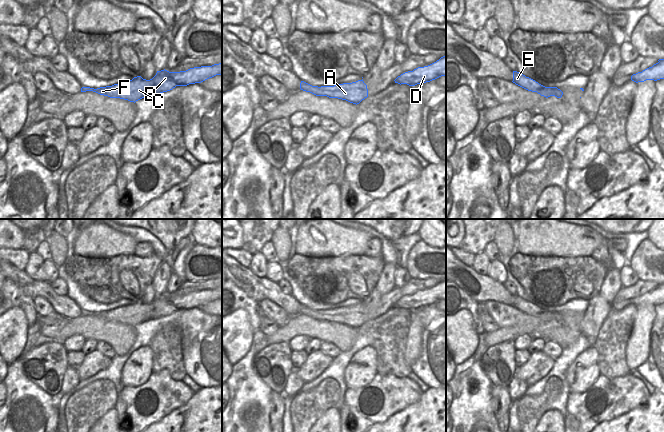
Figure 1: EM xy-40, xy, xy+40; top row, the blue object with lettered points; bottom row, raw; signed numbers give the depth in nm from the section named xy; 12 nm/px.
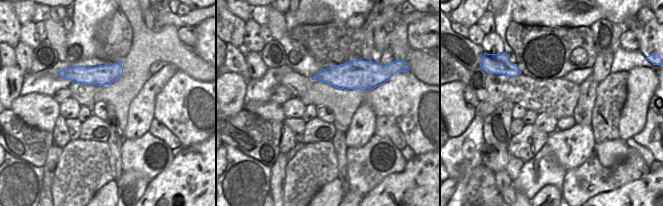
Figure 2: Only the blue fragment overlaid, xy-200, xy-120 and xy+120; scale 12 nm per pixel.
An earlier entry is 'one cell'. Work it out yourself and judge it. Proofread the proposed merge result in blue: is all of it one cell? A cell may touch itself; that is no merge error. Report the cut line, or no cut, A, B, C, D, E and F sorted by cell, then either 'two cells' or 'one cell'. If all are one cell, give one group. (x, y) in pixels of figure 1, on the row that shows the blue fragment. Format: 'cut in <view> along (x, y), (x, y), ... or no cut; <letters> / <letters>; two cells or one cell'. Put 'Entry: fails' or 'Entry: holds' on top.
Entry: fails
cut in xy along (320, 87), (310, 92); A B C D F / E; two cells

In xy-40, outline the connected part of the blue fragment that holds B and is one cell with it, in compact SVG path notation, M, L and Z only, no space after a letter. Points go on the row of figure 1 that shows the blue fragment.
M222 63L194 67L180 72L169 72L164 69L157 71L156 75L150 80L137 76L128 82L100 87L93 92L135 103L142 98L170 91L176 86L201 83L216 75L222 75Z

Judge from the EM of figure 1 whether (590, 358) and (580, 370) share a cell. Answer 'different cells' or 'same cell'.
same cell

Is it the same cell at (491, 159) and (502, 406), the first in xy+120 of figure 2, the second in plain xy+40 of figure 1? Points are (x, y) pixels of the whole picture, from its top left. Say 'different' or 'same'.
same

